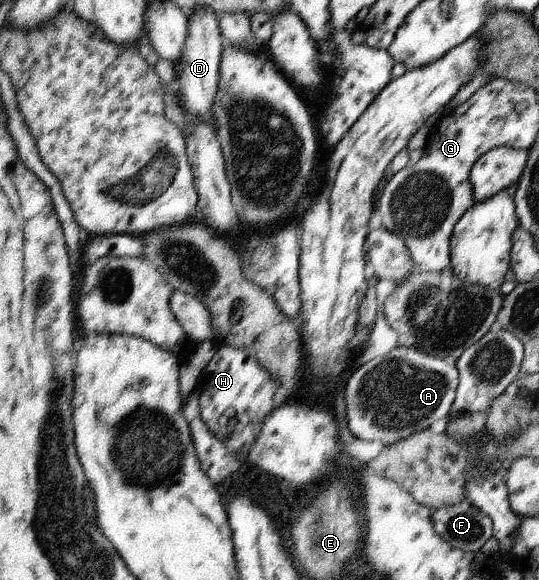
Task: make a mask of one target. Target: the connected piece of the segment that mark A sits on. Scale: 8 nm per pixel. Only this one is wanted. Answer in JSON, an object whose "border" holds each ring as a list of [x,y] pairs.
{"border":[[[398,345],[384,357],[375,357],[360,366],[348,379],[346,398],[350,433],[362,441],[382,441],[385,447],[406,440],[413,433],[430,429],[434,421],[450,415],[458,387],[459,371],[456,365],[447,363],[444,358],[424,353],[424,350]]]}

